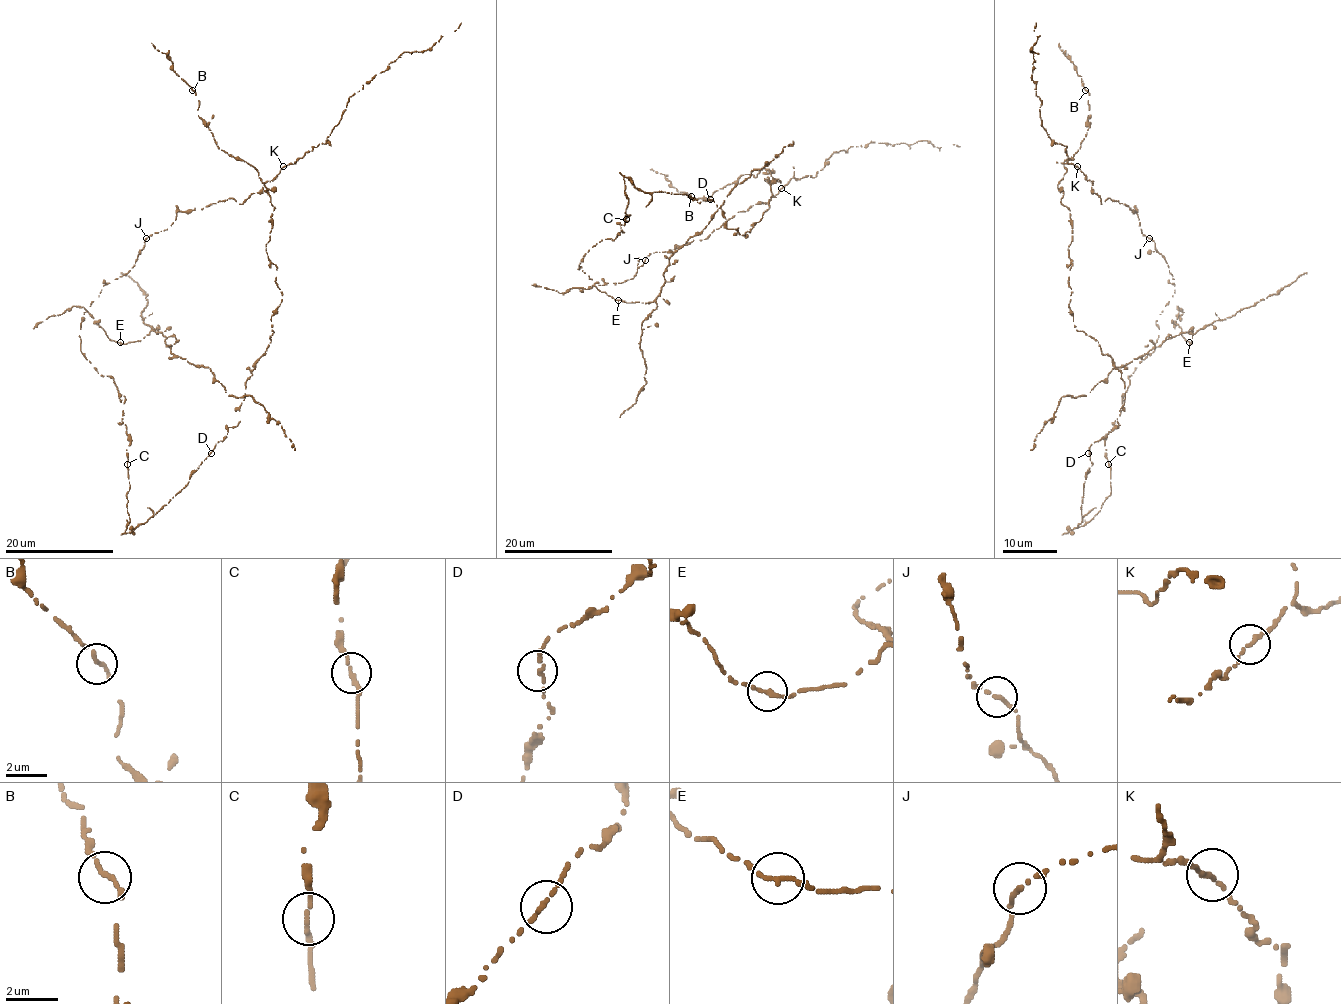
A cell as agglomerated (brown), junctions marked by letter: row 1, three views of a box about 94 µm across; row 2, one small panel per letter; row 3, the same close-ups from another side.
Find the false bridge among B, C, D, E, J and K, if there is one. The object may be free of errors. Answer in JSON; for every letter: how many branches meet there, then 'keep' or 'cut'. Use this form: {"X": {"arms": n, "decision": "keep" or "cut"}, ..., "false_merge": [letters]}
{"B": {"arms": 2, "decision": "keep"}, "C": {"arms": 2, "decision": "keep"}, "D": {"arms": 2, "decision": "keep"}, "E": {"arms": 2, "decision": "keep"}, "J": {"arms": 2, "decision": "keep"}, "K": {"arms": 2, "decision": "keep"}, "false_merge": []}

